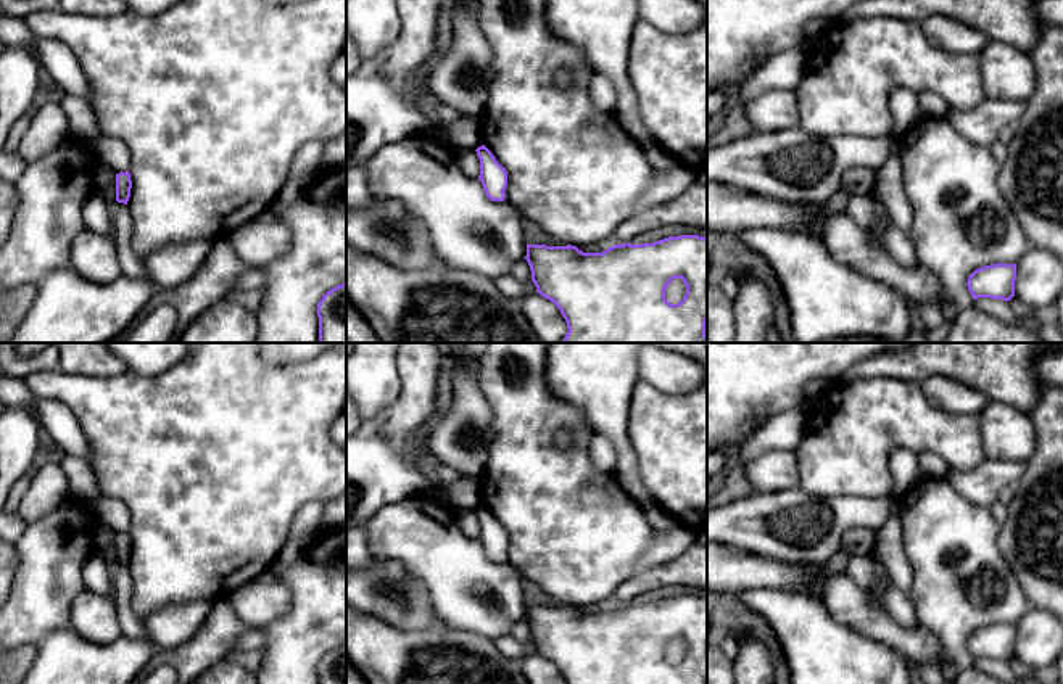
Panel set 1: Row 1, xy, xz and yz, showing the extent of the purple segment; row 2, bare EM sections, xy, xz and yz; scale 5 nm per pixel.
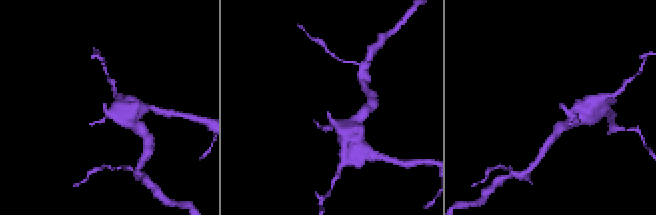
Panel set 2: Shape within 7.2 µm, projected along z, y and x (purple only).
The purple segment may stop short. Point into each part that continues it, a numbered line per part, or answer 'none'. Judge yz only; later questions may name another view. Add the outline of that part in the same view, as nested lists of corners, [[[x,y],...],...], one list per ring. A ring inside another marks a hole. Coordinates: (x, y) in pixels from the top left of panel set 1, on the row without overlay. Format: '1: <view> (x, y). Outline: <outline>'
none

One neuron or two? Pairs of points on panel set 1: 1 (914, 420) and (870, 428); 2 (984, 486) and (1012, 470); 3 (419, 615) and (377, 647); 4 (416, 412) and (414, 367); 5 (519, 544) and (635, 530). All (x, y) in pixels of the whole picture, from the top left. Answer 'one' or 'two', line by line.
1: one
2: one
3: two
4: one
5: one

